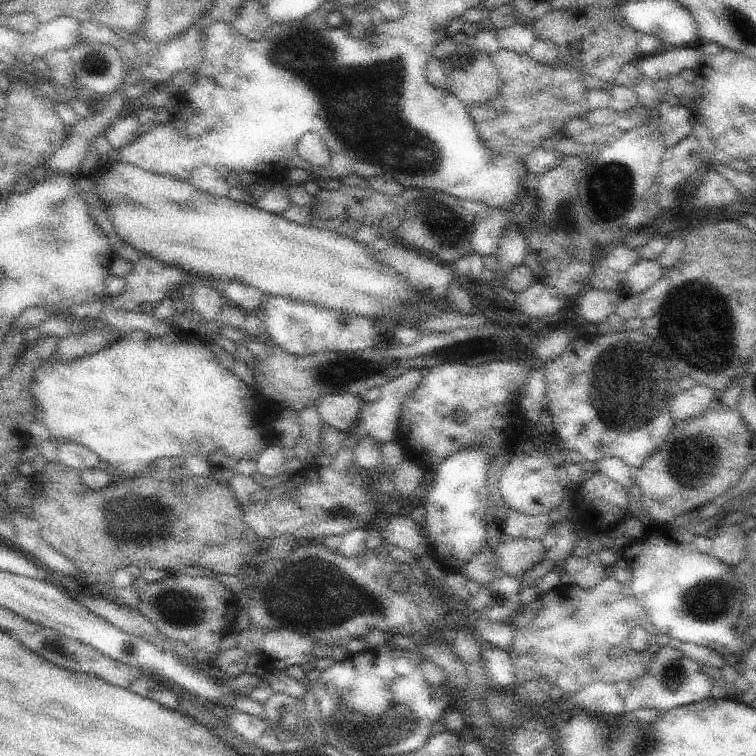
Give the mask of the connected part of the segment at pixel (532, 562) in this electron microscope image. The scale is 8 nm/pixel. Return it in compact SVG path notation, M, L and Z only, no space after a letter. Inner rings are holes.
M503 532L499 534L497 548L493 548L497 570L505 572L505 576L515 578L527 574L533 566L537 566L537 562L543 560L545 552L547 550L539 540L515 540Z

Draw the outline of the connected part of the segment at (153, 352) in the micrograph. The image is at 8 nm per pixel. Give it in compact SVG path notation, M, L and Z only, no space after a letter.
M177 328L161 338L151 338L147 332L135 330L123 334L115 344L99 350L97 354L83 356L73 362L61 362L53 354L35 370L29 390L35 402L35 420L49 430L51 438L85 446L95 452L99 460L131 478L145 476L151 462L157 458L209 458L215 450L221 450L237 462L255 462L255 458L273 444L273 440L259 432L261 422L251 418L253 386L243 384L233 370L225 370L209 344L201 344L199 340L193 342Z

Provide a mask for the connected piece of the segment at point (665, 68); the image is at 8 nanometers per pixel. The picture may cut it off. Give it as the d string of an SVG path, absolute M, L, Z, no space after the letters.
M677 46L677 48L665 48L663 52L657 52L653 56L639 58L639 70L641 76L649 78L651 82L665 80L679 76L681 70L697 70L697 66L703 62L703 50L699 46Z

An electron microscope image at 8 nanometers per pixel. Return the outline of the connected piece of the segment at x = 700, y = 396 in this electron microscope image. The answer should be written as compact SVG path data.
M695 384L691 390L681 390L671 402L671 420L673 426L681 426L689 418L697 418L709 412L709 404L717 400L715 392L709 386Z

